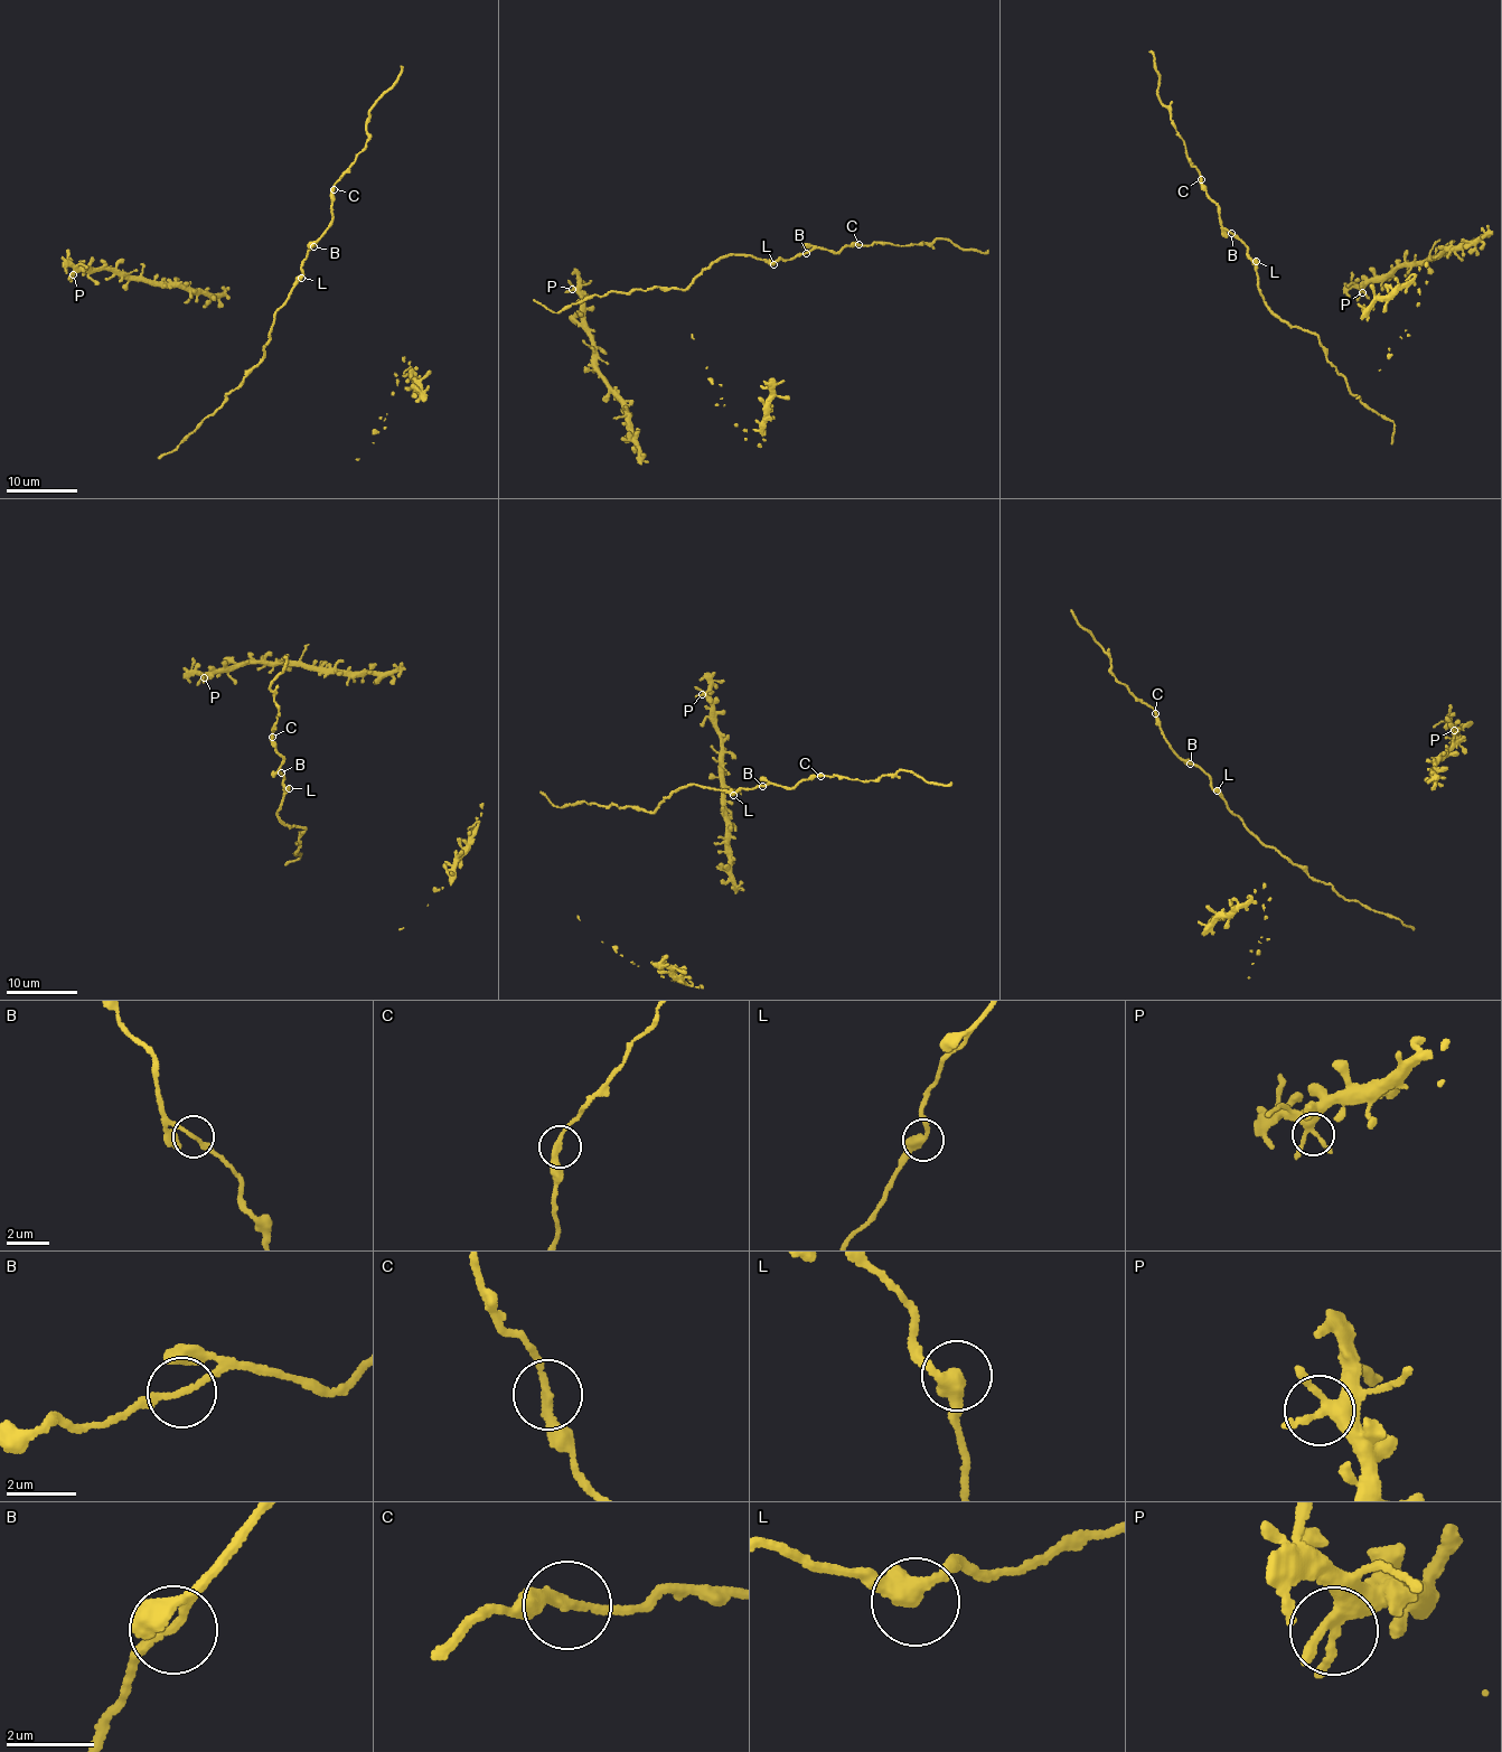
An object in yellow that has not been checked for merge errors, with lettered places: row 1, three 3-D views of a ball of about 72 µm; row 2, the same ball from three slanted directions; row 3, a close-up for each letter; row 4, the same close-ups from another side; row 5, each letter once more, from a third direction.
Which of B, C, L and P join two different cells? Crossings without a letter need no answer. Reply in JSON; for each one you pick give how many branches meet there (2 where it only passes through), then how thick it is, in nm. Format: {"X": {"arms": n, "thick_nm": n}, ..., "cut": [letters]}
{"cut": []}

